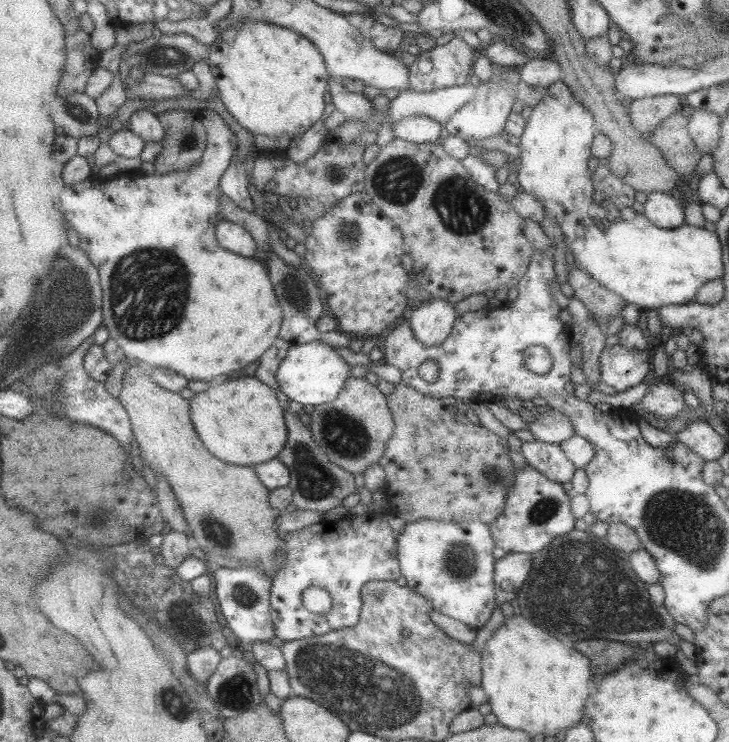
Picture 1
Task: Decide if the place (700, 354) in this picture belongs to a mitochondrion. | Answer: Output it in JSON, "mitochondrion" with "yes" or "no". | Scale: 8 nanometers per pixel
{"mitochondrion":"no"}

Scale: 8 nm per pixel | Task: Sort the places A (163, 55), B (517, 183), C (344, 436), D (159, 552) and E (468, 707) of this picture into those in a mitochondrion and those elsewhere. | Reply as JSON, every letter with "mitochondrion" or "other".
{"A":"mitochondrion","B":"other","C":"mitochondrion","D":"other","E":"other"}

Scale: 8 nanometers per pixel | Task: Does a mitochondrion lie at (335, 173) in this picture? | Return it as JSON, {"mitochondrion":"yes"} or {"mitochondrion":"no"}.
{"mitochondrion":"yes"}

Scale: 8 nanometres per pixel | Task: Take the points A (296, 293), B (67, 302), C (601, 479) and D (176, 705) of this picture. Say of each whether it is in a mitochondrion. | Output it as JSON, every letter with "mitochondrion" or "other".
{"A":"mitochondrion","B":"mitochondrion","C":"other","D":"mitochondrion"}

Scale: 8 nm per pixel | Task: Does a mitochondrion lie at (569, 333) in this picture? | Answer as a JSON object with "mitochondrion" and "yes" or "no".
{"mitochondrion":"no"}

